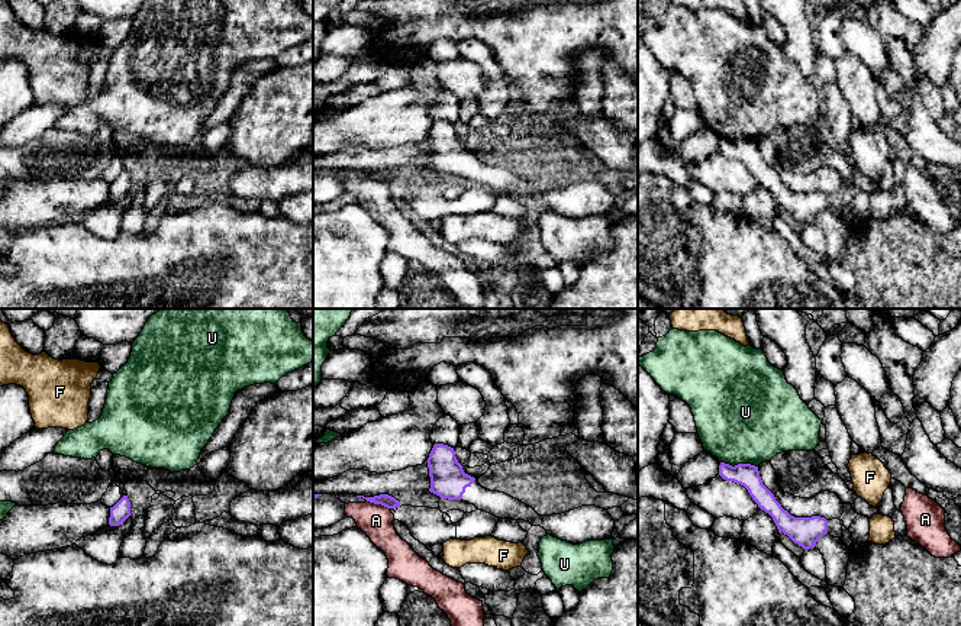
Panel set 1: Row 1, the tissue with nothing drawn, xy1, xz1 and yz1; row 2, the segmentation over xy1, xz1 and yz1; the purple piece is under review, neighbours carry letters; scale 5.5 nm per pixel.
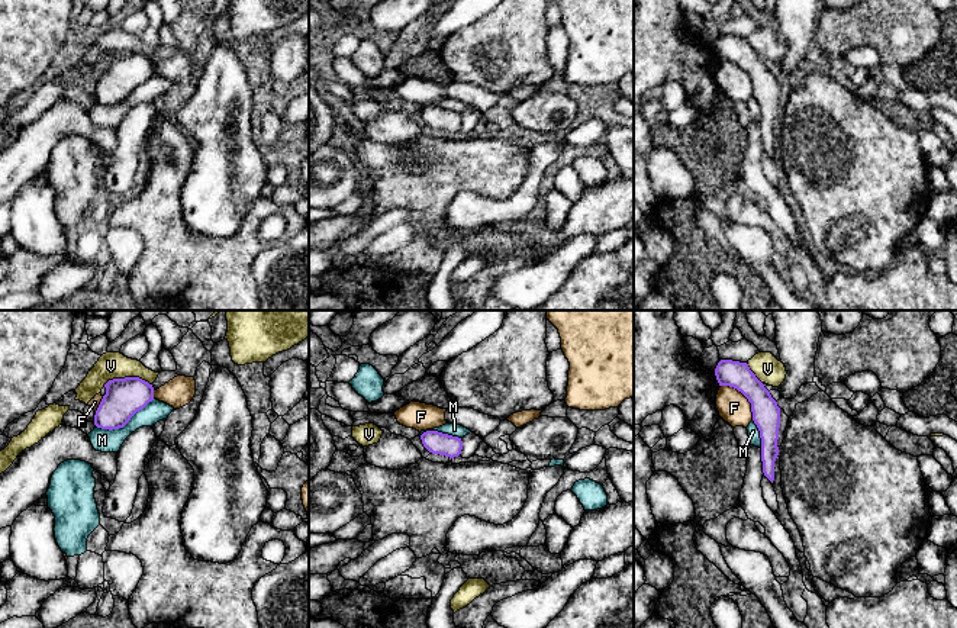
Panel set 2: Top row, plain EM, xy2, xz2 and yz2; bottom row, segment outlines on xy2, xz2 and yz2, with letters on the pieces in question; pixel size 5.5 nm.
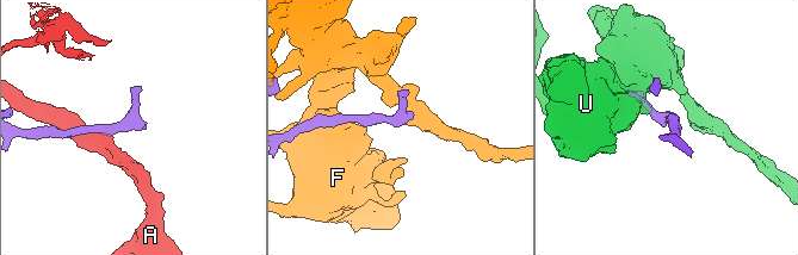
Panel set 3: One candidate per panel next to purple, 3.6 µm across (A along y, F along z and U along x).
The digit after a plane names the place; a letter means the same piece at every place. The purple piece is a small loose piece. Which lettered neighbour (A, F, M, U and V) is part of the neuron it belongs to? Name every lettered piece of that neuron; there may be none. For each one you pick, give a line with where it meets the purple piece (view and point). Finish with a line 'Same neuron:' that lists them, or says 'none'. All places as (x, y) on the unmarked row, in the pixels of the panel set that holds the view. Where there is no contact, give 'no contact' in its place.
Same neuron: none

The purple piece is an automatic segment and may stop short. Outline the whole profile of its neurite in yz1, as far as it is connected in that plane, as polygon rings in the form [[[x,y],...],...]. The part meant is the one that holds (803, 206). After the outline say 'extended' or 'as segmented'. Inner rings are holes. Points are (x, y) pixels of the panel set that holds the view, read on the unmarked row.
[[[720,138],[719,151],[726,156],[744,161],[758,183],[773,193],[778,207],[787,210],[803,225],[815,223],[816,217],[828,209],[825,193],[794,193],[784,185],[774,170],[762,159],[758,142],[751,139],[732,142]]]; as segmented

